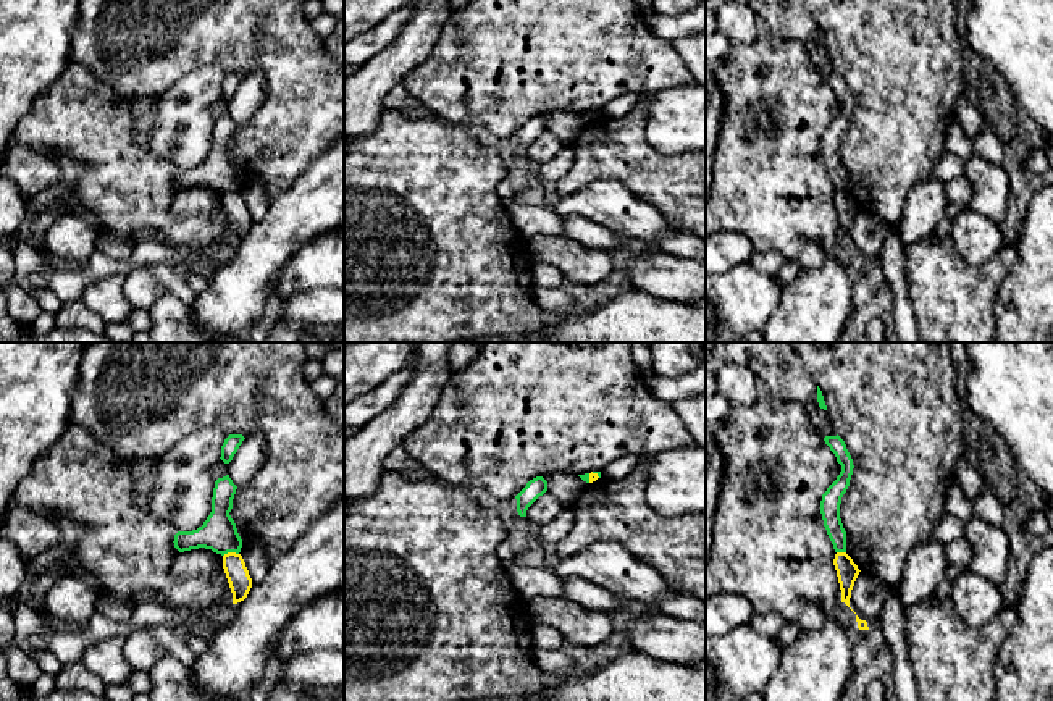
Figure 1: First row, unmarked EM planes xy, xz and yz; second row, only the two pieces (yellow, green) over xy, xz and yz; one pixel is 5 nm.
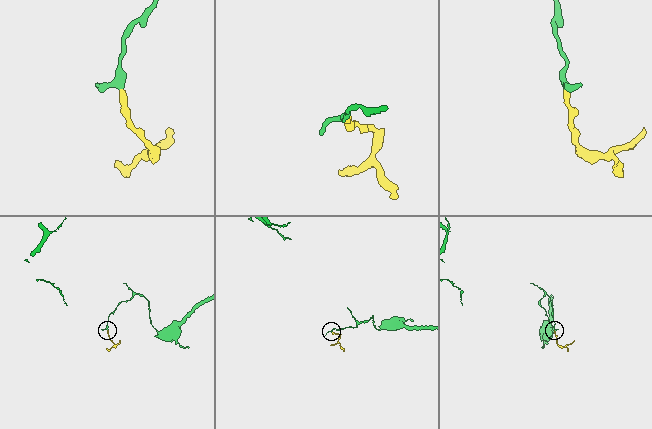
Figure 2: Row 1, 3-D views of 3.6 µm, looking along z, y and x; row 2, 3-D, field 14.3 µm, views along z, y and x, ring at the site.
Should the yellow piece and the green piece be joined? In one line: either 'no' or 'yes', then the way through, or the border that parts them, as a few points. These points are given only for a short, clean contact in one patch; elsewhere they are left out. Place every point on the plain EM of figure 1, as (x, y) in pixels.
no; border along xy (238, 191), (226, 191), (223, 194)

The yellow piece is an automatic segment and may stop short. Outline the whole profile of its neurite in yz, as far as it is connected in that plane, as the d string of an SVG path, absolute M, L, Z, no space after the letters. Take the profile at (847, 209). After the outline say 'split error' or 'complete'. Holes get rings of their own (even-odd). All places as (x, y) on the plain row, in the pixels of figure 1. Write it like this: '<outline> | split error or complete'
M837 191L833 204L841 228L841 241L850 246L851 228L861 208L846 191Z | complete

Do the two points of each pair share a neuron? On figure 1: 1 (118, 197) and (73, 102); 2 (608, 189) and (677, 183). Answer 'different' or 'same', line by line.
1: same
2: different

